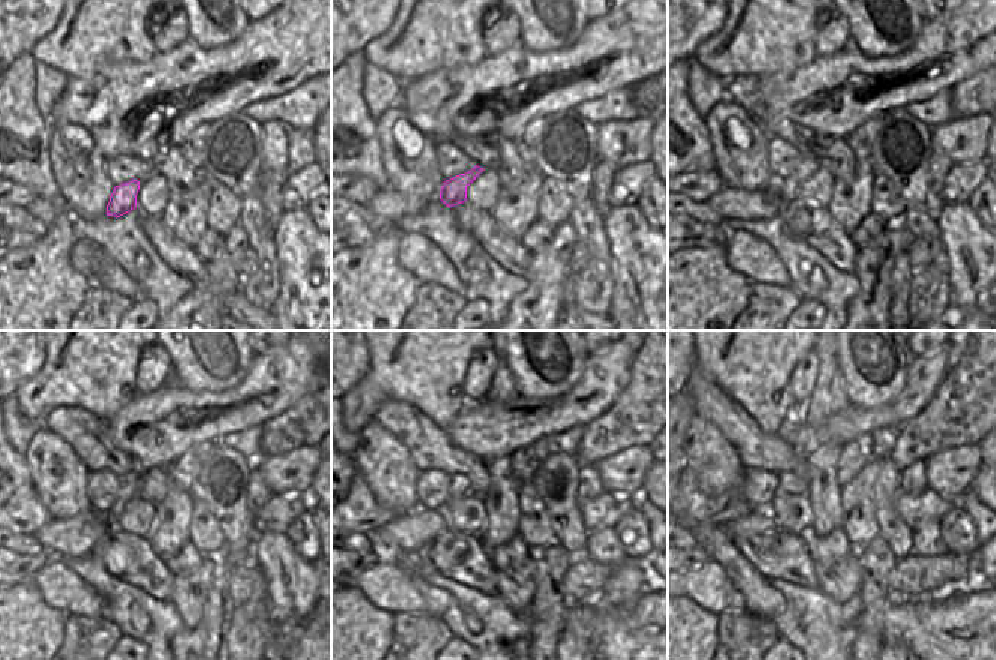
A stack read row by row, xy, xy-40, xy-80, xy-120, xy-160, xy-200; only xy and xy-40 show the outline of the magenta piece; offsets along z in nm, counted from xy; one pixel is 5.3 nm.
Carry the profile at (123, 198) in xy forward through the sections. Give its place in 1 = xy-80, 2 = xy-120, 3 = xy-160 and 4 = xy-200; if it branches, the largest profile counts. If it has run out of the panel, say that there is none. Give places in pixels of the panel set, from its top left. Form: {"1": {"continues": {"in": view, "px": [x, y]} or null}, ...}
{"1": {"continues": {"in": "xy-80", "px": [788, 189]}}, "2": {"continues": {"in": "xy-120", "px": [126, 485]}}, "3": {"continues": {"in": "xy-160", "px": [459, 486]}}, "4": {"continues": {"in": "xy-200", "px": [792, 483]}}}

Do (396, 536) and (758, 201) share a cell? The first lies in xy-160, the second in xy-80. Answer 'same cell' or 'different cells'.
same cell

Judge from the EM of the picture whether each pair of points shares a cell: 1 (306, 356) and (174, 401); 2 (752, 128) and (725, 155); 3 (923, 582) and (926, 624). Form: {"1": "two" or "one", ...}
{"1": "one", "2": "one", "3": "two"}

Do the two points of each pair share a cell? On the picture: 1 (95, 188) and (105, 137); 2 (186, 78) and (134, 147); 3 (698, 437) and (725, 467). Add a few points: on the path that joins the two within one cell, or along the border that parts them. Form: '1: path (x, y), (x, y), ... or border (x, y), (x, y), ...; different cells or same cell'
1: border (92, 143), (105, 159); different cells
2: path (162, 83), (150, 84), (117, 117), (117, 123); same cell
3: path (704, 444), (717, 459); same cell

